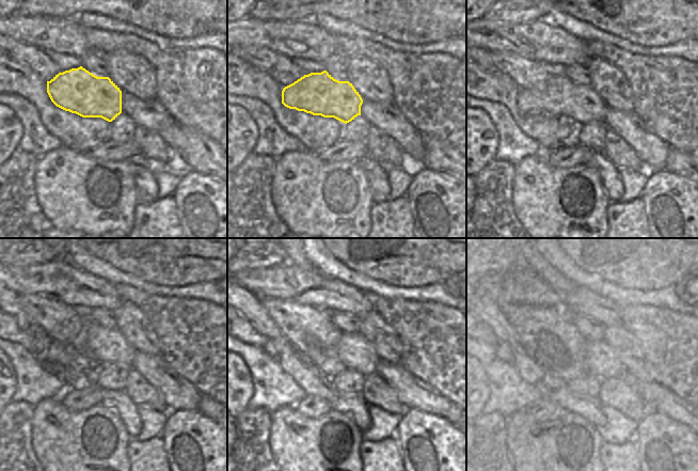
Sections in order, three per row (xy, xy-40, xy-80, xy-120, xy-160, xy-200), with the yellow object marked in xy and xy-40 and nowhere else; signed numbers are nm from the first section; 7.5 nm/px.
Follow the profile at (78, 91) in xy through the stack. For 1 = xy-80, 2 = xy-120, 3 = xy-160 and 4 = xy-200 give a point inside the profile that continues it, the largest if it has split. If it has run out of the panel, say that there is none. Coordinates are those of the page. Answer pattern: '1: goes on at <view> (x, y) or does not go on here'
1: goes on at xy-80 (560, 96)
2: goes on at xy-120 (105, 345)
3: goes on at xy-160 (355, 352)
4: goes on at xy-200 (602, 361)

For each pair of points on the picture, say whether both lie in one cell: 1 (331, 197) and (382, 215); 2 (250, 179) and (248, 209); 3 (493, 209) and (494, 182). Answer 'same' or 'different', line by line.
1: different
2: same
3: same

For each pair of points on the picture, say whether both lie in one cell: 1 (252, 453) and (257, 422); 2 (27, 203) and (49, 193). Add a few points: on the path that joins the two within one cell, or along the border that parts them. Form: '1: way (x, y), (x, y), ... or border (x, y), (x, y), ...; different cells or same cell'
1: way (252, 445), (252, 429); same cell
2: border (33, 174), (35, 199), (43, 214), (49, 220); different cells

